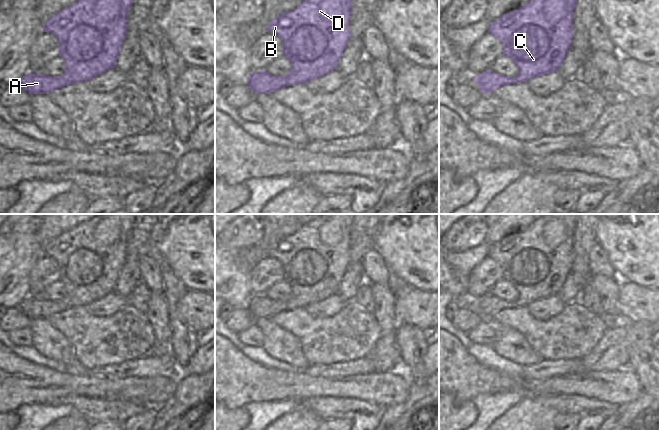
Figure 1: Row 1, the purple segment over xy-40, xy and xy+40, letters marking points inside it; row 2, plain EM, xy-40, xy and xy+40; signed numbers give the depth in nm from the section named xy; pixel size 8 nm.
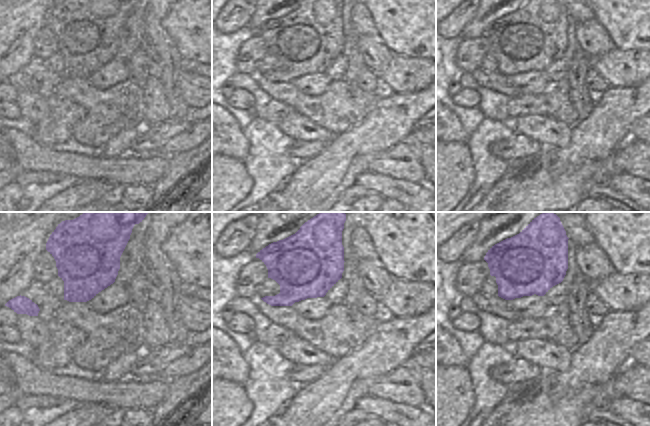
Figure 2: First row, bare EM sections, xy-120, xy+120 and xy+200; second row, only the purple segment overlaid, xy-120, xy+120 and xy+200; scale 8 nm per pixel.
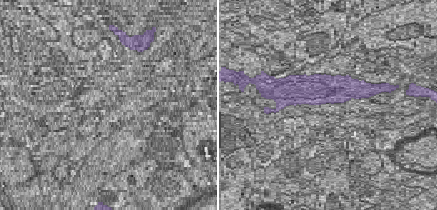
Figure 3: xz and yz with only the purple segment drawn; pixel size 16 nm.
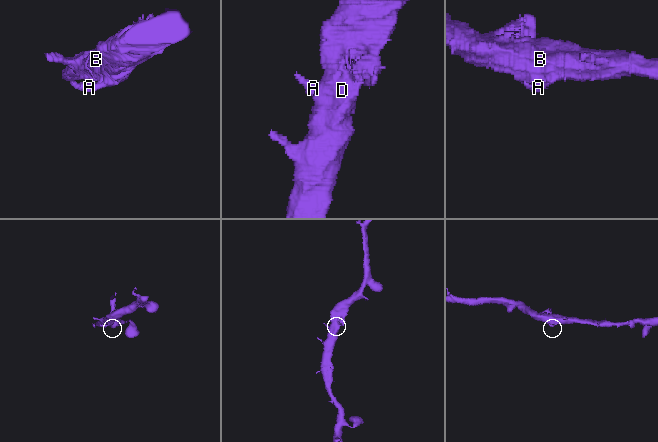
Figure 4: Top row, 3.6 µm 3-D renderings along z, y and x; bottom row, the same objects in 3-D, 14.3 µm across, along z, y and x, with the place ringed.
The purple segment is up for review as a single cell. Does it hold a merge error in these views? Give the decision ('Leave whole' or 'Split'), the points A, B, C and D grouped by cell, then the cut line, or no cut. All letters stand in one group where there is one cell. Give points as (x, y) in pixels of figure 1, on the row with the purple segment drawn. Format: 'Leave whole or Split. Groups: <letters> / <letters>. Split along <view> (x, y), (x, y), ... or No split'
Leave whole. Groups: A B C D. No split

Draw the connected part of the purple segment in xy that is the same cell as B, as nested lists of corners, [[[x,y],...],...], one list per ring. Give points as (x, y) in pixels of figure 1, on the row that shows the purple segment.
[[[304,0],[294,10],[283,12],[274,18],[266,32],[276,34],[281,39],[283,56],[289,61],[291,71],[286,76],[272,76],[266,70],[251,72],[245,82],[253,93],[271,94],[286,86],[307,84],[310,80],[337,70],[351,38],[349,19],[352,3],[353,0]]]

